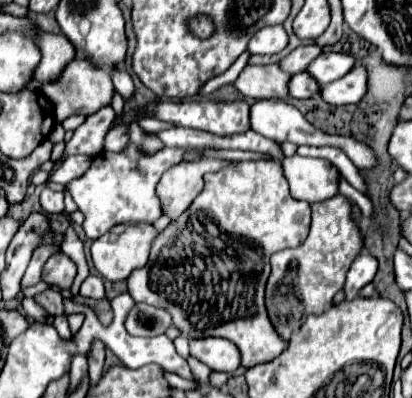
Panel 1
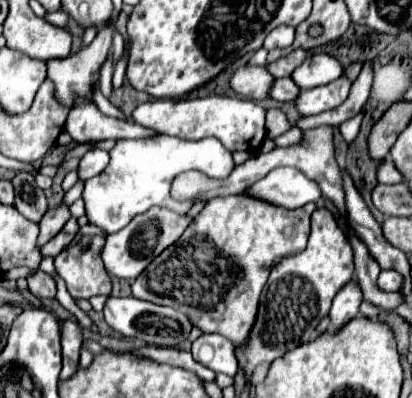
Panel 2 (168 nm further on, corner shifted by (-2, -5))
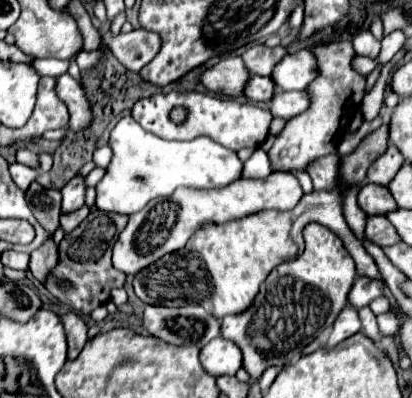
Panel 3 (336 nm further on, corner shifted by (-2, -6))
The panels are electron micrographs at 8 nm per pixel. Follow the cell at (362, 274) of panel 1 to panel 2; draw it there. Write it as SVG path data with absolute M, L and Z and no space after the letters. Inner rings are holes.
M351 279L341 291L339 295L335 295L333 299L333 307L329 311L331 317L331 327L339 329L343 327L347 321L351 321L357 313L359 313L359 305L363 301L363 293L361 293L361 285Z

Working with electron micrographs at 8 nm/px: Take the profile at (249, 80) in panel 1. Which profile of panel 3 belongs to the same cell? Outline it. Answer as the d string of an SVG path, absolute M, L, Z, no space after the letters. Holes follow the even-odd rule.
M235 56L235 58L225 58L215 66L207 68L199 80L211 92L239 98L243 96L243 84L247 84L247 76L249 72L247 68L243 68L243 60Z

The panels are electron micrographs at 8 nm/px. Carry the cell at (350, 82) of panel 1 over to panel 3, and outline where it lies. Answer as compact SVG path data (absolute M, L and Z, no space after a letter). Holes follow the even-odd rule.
M275 92L269 100L269 112L279 118L297 116L307 108L307 92Z

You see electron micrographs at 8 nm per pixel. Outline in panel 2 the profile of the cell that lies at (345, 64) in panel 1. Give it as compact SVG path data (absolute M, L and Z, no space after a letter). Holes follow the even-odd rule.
M309 55L291 75L291 79L301 89L313 89L319 85L327 85L339 79L345 73L345 67L331 55Z

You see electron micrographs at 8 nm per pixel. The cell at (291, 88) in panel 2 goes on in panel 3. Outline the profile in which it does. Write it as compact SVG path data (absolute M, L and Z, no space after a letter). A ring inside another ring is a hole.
M251 76L245 84L245 90L243 90L245 98L255 100L255 102L271 100L273 92L275 92L275 84L271 84L271 80L265 76Z

